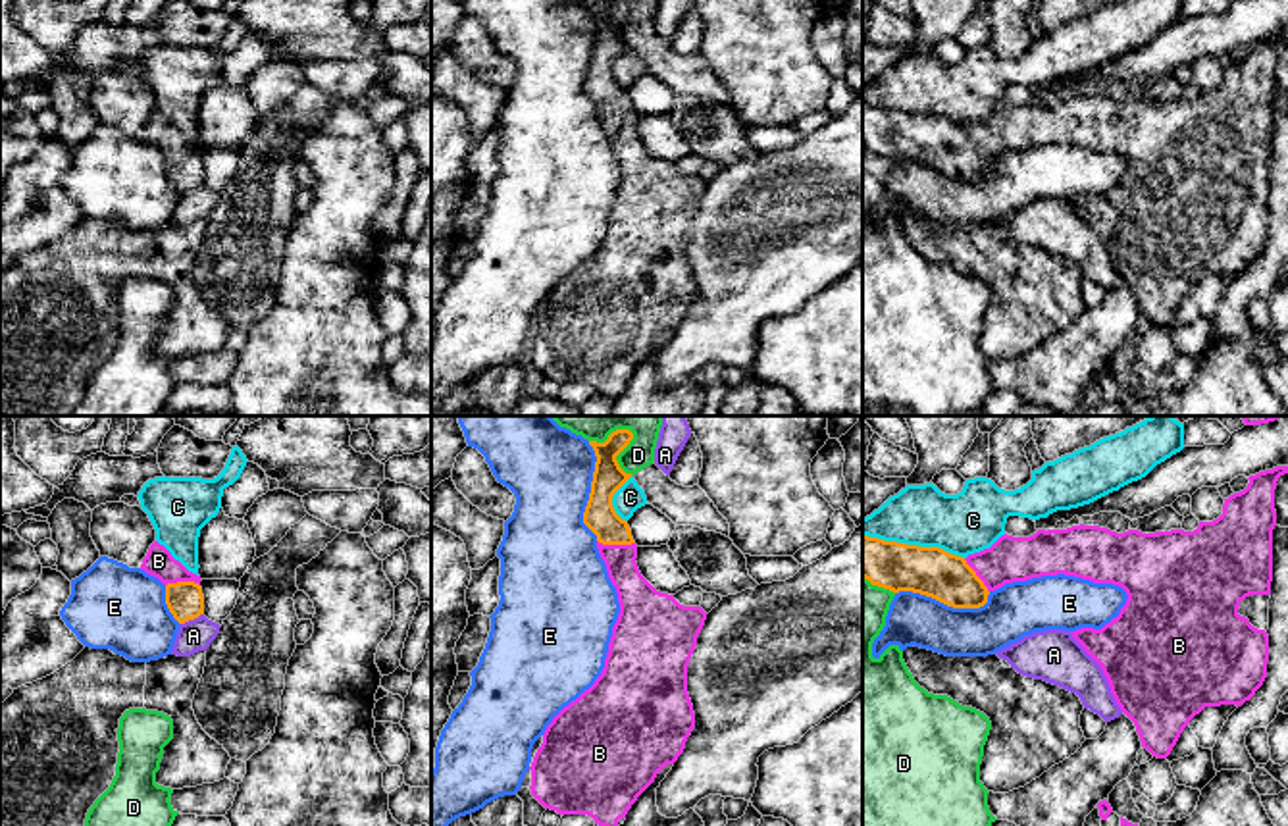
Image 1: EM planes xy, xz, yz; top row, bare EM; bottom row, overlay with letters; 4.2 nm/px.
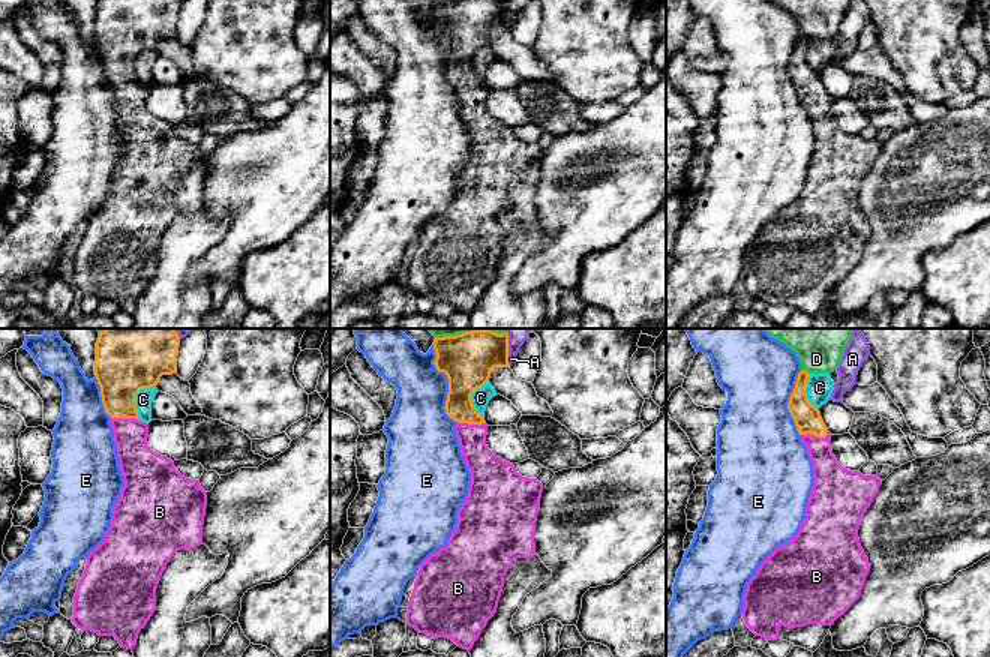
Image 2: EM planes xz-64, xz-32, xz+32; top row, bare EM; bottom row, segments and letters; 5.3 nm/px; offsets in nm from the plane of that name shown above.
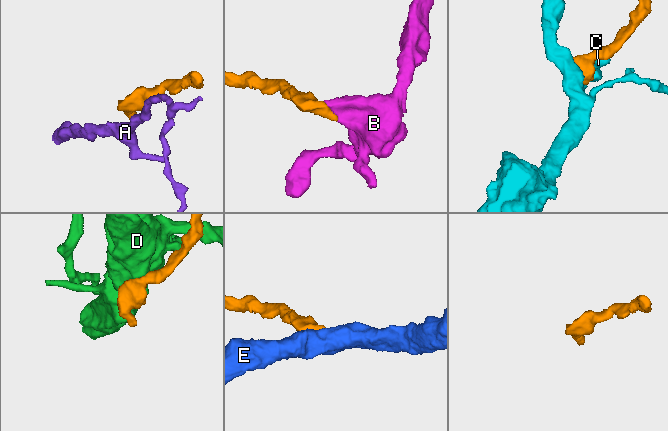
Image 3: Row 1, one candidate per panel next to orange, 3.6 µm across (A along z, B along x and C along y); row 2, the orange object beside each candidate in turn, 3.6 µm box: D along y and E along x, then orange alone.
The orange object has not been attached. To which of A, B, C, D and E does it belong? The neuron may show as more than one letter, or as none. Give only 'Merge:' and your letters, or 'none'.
Merge: B

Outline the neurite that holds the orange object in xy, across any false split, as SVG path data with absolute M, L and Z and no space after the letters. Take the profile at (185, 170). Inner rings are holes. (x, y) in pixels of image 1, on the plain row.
M158 110L150 114L141 139L166 154L166 173L179 193L204 183L200 144L189 141L164 114Z

